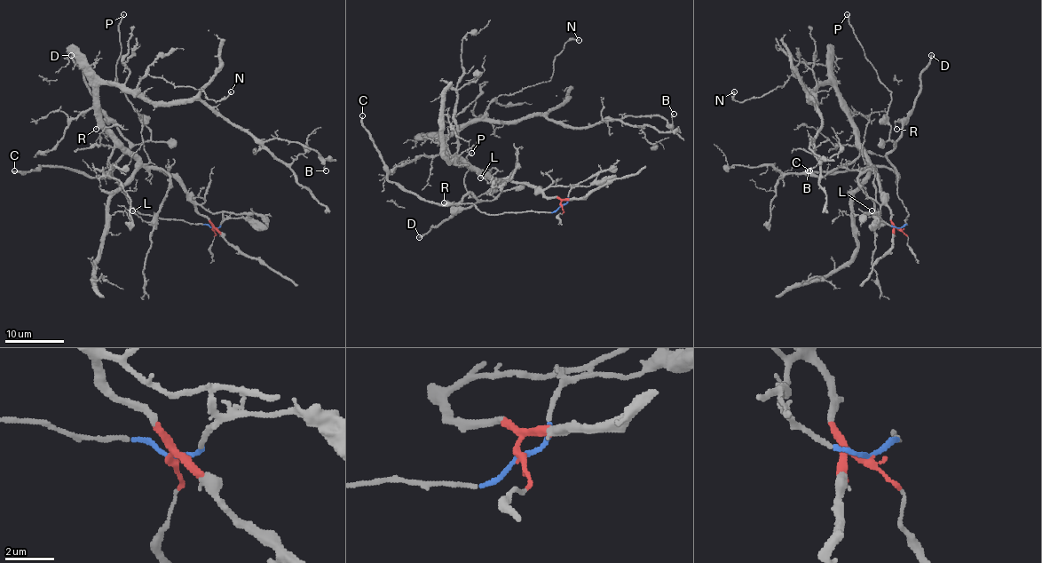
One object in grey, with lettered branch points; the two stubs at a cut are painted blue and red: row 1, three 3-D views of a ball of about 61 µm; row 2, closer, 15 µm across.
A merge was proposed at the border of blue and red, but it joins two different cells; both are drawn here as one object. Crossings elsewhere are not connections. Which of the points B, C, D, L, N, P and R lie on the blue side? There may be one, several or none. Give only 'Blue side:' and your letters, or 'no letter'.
Blue side: C, D, P, R

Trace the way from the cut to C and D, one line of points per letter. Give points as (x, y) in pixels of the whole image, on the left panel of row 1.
C: (213, 227), (204, 224), (141, 215), (111, 177), (90, 177), (57, 166), (14, 170)
D: (213, 227), (141, 215), (129, 202), (113, 177), (113, 166), (129, 148), (129, 141), (90, 92), (72, 54)

